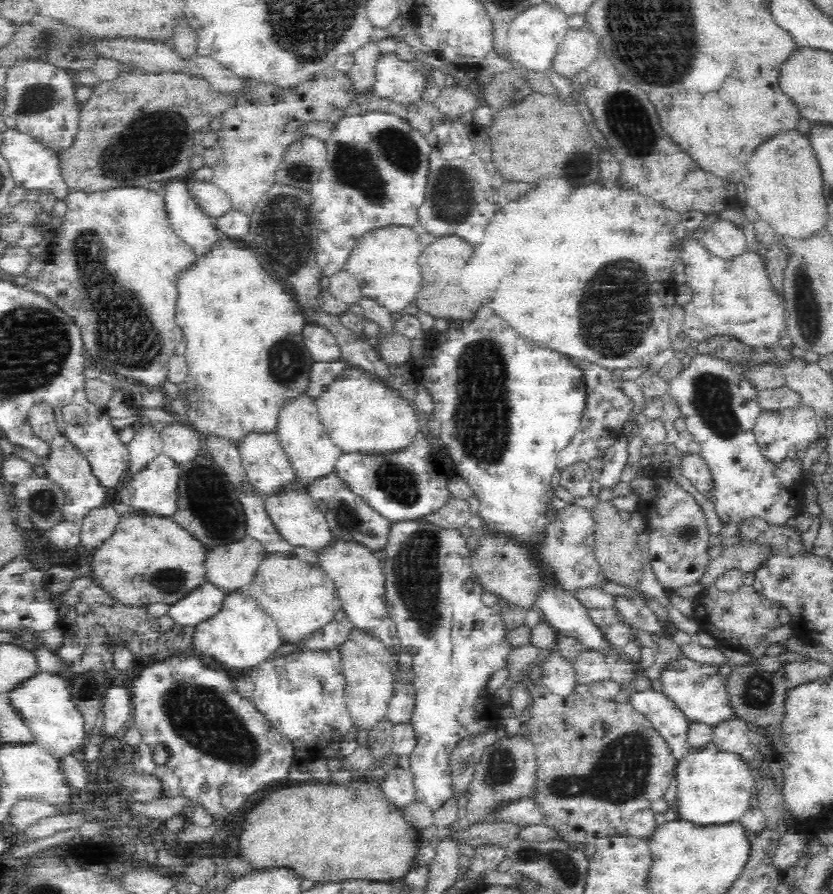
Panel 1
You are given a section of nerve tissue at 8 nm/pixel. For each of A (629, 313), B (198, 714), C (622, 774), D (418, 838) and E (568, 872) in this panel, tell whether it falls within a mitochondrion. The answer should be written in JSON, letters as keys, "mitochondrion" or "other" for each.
{"A":"mitochondrion","B":"mitochondrion","C":"mitochondrion","D":"other","E":"mitochondrion"}

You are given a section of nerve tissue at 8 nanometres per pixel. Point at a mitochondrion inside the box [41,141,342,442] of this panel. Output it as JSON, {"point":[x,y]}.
{"point":[124,335]}

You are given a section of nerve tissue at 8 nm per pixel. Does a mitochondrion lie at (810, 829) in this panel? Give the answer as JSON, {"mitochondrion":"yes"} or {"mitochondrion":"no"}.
{"mitochondrion":"no"}

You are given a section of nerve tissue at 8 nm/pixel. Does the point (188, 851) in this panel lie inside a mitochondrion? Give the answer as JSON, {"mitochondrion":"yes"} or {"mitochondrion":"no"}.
{"mitochondrion":"no"}

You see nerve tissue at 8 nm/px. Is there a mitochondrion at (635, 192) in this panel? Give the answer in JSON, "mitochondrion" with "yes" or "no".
{"mitochondrion":"no"}

